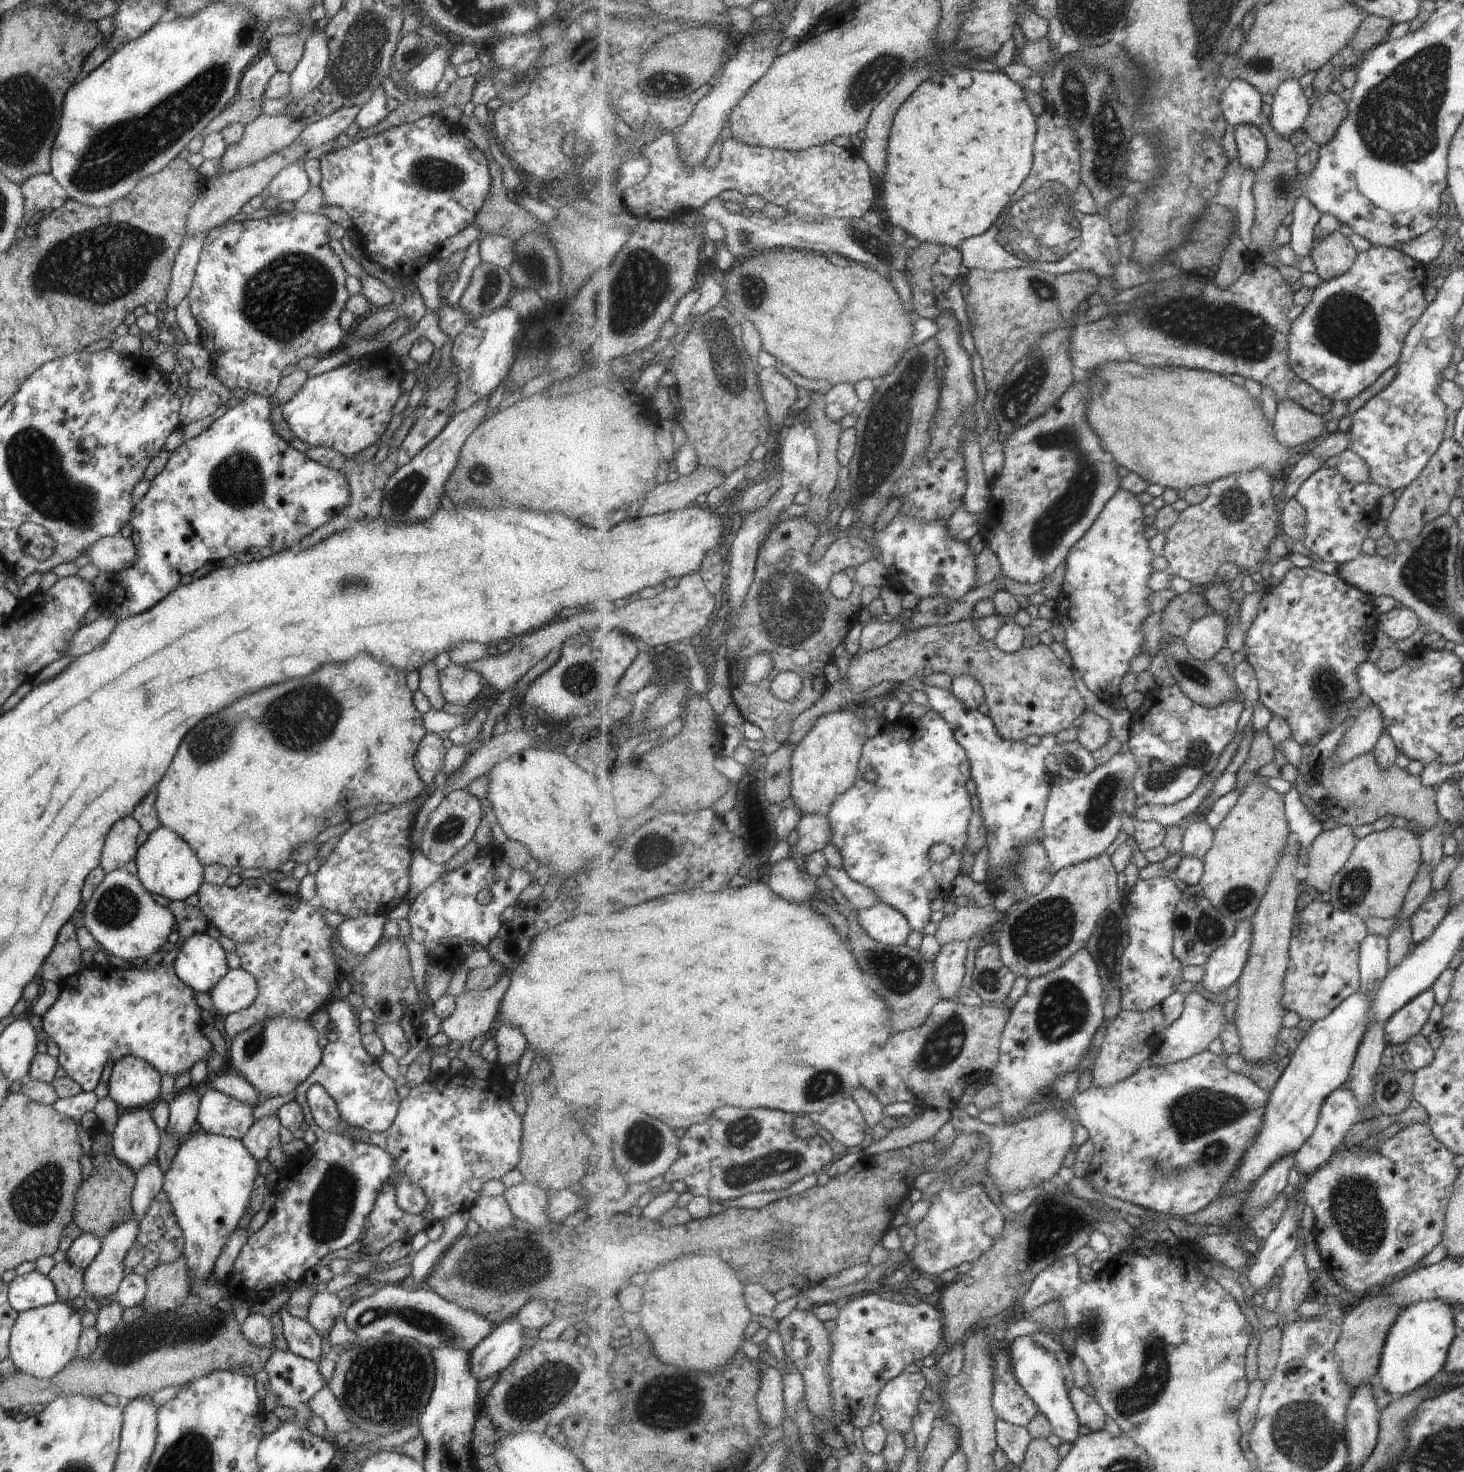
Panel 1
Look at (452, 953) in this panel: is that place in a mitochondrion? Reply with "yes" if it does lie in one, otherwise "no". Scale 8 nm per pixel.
no

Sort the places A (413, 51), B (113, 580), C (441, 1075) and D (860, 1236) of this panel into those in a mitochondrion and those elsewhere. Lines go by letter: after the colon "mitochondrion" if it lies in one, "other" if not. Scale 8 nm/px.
A: mitochondrion
B: other
C: other
D: other

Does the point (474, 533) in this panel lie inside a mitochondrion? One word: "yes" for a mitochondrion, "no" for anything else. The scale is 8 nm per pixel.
no

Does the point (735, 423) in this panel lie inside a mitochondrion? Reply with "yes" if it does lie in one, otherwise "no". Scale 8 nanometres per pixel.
no

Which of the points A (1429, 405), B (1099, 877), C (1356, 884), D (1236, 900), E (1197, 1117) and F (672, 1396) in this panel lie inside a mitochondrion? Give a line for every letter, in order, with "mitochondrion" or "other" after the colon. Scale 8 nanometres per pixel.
A: other
B: other
C: mitochondrion
D: mitochondrion
E: mitochondrion
F: mitochondrion

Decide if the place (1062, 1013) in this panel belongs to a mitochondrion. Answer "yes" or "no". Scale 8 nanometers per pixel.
yes

